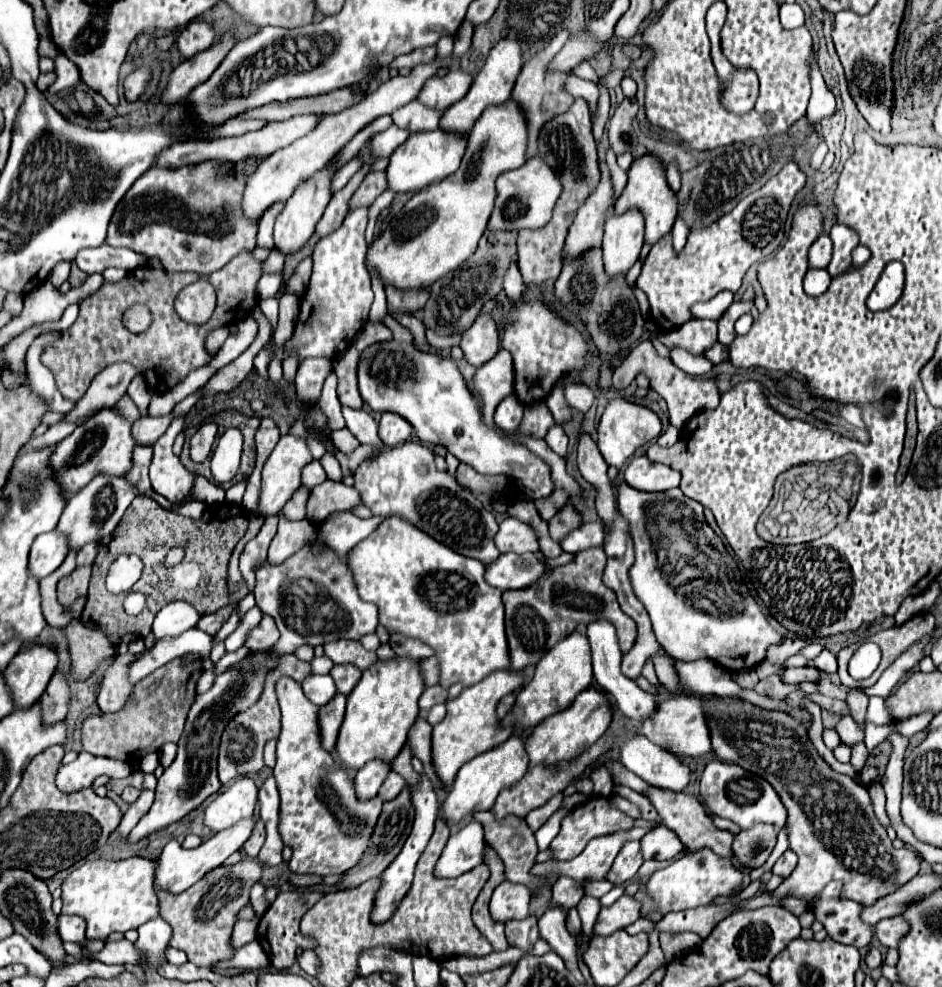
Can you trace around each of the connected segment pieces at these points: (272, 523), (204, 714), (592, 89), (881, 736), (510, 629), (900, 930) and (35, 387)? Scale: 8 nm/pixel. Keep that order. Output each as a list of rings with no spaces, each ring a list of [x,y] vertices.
[[[278,516],[266,518],[260,532],[246,544],[246,548],[240,556],[240,572],[242,572],[250,592],[254,588],[254,578],[256,578],[258,566],[262,566],[262,562],[266,562],[266,550],[276,534],[276,526],[278,526]]]
[[[254,652],[248,660],[232,666],[224,674],[220,674],[214,680],[214,686],[200,694],[196,702],[190,708],[186,728],[182,738],[178,740],[178,754],[176,760],[164,770],[164,774],[158,778],[156,786],[156,800],[148,814],[134,826],[134,830],[128,836],[130,844],[140,842],[142,838],[182,820],[188,812],[196,810],[210,794],[216,794],[220,790],[220,780],[218,780],[218,770],[216,770],[216,758],[218,758],[218,744],[220,736],[228,724],[228,720],[250,708],[264,686],[264,676],[270,668],[274,668],[278,662],[278,656],[272,656],[268,652]]]
[[[568,74],[566,80],[566,90],[570,90],[570,94],[574,98],[584,98],[590,102],[590,112],[592,112],[592,120],[594,120],[594,112],[596,112],[596,102],[598,102],[598,86],[590,80],[578,78],[574,74]]]
[[[868,724],[868,728],[866,728],[866,748],[868,750],[872,750],[872,748],[876,748],[878,744],[882,744],[884,740],[886,740],[886,736],[892,732],[892,728],[888,728],[888,726],[872,726],[872,724]]]
[[[590,548],[576,554],[576,560],[550,568],[542,572],[542,578],[534,582],[530,588],[522,590],[506,590],[502,594],[504,606],[506,606],[506,634],[508,634],[508,646],[510,646],[510,660],[516,672],[536,666],[542,656],[550,648],[554,648],[562,638],[572,634],[578,624],[582,622],[588,626],[596,620],[608,620],[616,628],[618,644],[622,654],[634,646],[634,638],[638,638],[638,628],[634,626],[634,620],[628,618],[628,614],[622,612],[618,606],[618,598],[614,590],[610,590],[602,582],[602,574],[606,568],[606,554],[602,548]]]
[[[896,916],[896,918],[884,918],[884,920],[880,920],[874,926],[874,934],[880,940],[880,944],[884,944],[888,948],[896,948],[898,940],[906,932],[906,928],[908,928],[908,924],[900,916]]]
[[[34,342],[28,348],[26,354],[26,366],[28,366],[28,380],[32,386],[32,392],[44,400],[48,404],[50,410],[54,412],[68,412],[74,408],[74,402],[62,398],[62,394],[58,392],[52,372],[40,362],[40,356],[34,356]]]

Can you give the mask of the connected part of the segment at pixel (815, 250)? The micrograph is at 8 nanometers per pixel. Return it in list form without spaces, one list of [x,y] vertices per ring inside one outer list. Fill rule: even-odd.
[[[822,234],[808,250],[808,266],[810,268],[826,268],[832,258],[832,242],[828,234]]]

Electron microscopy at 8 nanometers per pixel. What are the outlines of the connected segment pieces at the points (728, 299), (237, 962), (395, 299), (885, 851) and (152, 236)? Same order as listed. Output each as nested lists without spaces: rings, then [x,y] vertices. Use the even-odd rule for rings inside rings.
[[[724,290],[720,294],[716,294],[710,302],[696,304],[692,308],[692,314],[694,314],[694,318],[712,318],[712,320],[718,320],[726,312],[726,308],[732,304],[732,300],[734,300],[734,294]]]
[[[256,939],[238,949],[232,959],[214,964],[214,968],[236,967],[244,970],[259,970],[269,965],[269,957]]]
[[[386,288],[386,298],[388,298],[388,310],[390,314],[412,314],[416,310],[422,310],[426,300],[428,300],[430,290],[408,290],[408,292],[400,292],[396,288]]]
[[[742,702],[736,706],[720,706],[710,708],[710,732],[712,732],[712,744],[714,754],[720,760],[734,762],[762,778],[766,778],[776,792],[780,794],[784,806],[788,808],[788,828],[790,828],[790,848],[798,854],[798,866],[794,872],[772,892],[768,892],[772,898],[784,898],[786,894],[792,894],[796,898],[802,898],[808,904],[818,904],[818,898],[824,890],[824,886],[830,880],[840,878],[842,880],[842,894],[846,898],[872,904],[876,898],[882,898],[896,890],[898,886],[906,884],[910,878],[918,874],[920,858],[914,850],[902,848],[896,850],[892,846],[892,840],[888,838],[882,824],[874,818],[870,794],[864,786],[860,786],[850,776],[834,772],[816,752],[812,742],[808,740],[806,728],[796,722],[788,714],[778,712],[766,712],[756,710],[750,702]]]
[[[214,160],[176,170],[152,166],[118,202],[108,224],[106,244],[126,246],[148,258],[158,256],[164,268],[210,274],[226,266],[236,254],[256,246],[256,224],[242,218],[240,202],[246,176],[234,172],[226,180],[216,176]]]

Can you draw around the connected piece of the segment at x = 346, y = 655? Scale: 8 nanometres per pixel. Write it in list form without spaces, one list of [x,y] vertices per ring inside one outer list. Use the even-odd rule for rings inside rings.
[[[336,640],[336,642],[328,642],[324,646],[324,654],[334,662],[334,664],[346,664],[352,662],[356,664],[360,670],[370,668],[378,656],[376,652],[368,652],[362,648],[360,642],[356,640]]]

